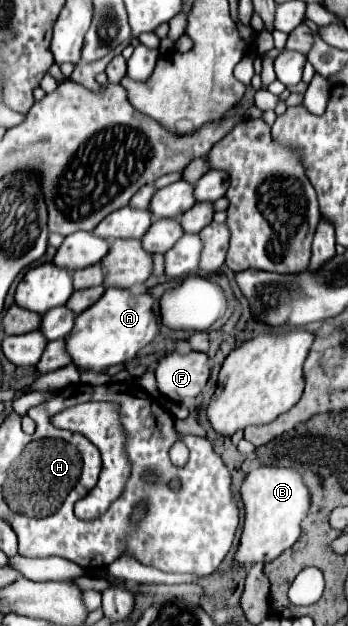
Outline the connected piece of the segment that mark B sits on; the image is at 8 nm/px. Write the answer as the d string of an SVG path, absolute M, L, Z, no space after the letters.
M261 465L245 477L241 485L241 499L245 503L245 527L235 559L249 569L253 563L273 561L299 539L301 523L311 507L311 491L299 471Z

